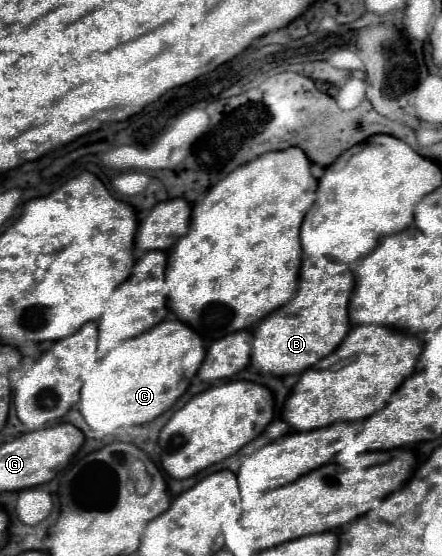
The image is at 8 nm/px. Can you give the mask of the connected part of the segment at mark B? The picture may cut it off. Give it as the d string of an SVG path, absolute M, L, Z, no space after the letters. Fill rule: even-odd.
M325 256L305 258L299 270L299 282L293 298L263 318L253 334L251 366L257 372L275 376L301 374L317 360L329 356L345 338L351 328L347 316L347 302L353 292L355 280L345 262L335 262Z

